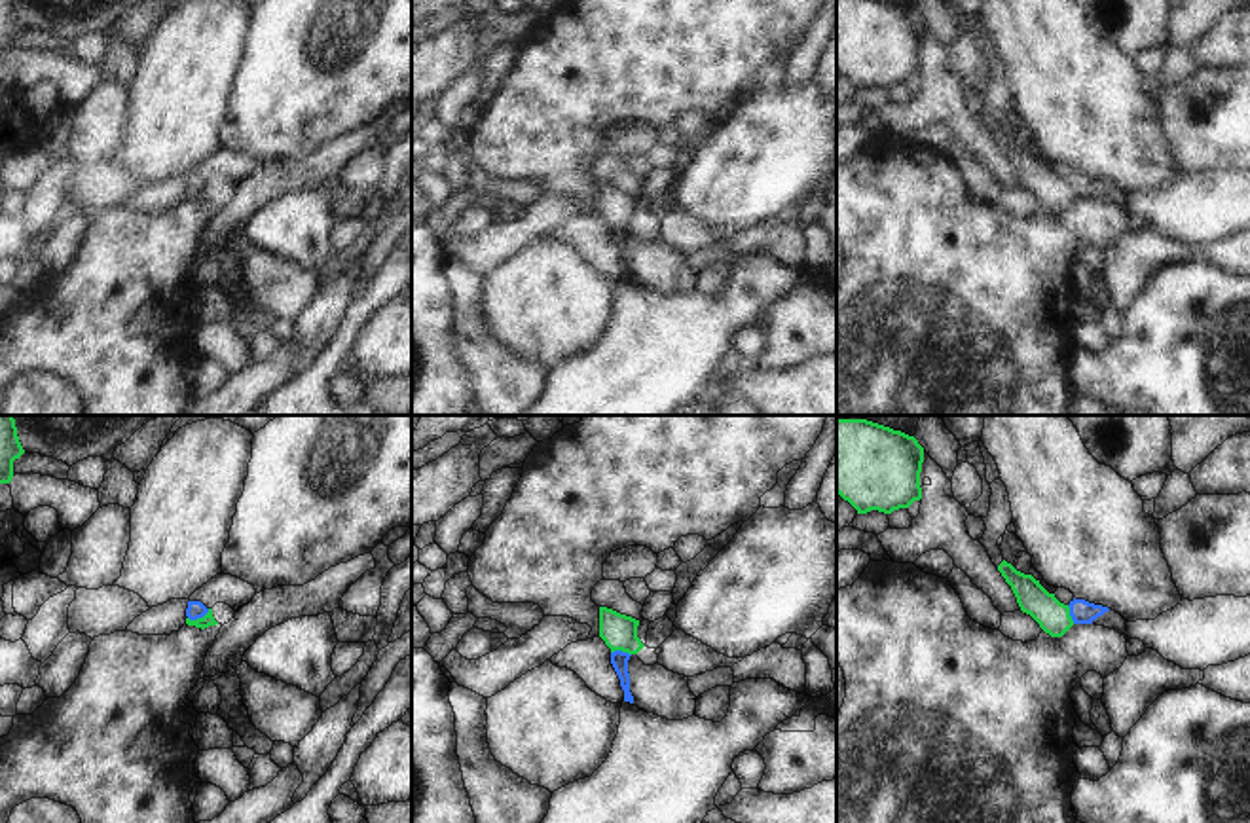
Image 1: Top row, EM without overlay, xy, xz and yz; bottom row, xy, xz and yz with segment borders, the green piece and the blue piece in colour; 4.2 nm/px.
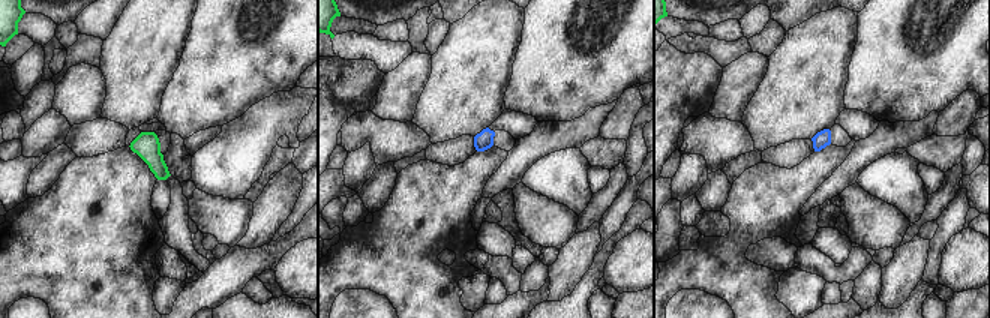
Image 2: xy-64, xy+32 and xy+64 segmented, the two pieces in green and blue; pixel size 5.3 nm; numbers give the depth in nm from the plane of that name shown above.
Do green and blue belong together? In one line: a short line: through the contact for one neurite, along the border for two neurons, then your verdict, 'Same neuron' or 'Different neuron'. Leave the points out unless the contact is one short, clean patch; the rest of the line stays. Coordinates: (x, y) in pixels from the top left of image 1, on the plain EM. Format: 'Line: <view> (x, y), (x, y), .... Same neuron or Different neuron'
Line: xy (207, 196), (198, 194), (196, 184). Same neuron

